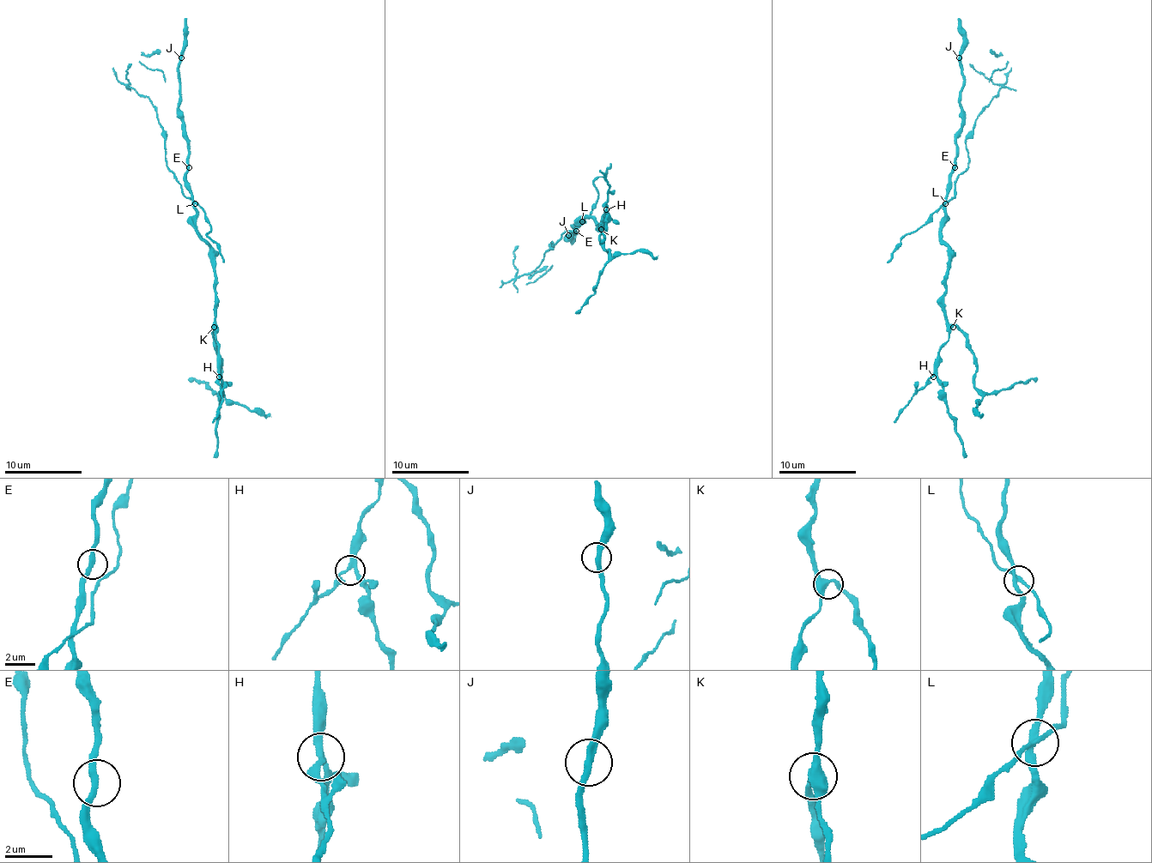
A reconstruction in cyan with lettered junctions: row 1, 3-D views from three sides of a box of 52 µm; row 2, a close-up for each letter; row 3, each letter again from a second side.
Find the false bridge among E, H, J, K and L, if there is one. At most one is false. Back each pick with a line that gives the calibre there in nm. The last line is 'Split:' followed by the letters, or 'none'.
L: 240 nm thick
Split: L

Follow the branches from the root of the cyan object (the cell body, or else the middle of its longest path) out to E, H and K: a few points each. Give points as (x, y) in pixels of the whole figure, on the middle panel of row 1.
E: (584, 217), (584, 221), (573, 227), (576, 231)
H: (584, 217), (591, 217), (599, 225), (604, 220), (603, 225), (606, 209)
K: (584, 217), (591, 217), (599, 225), (604, 220), (601, 229)

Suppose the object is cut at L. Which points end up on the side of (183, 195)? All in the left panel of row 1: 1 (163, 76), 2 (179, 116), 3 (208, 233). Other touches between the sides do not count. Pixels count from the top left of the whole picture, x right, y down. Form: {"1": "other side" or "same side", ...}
{"1": "same side", "2": "other side", "3": "same side"}

